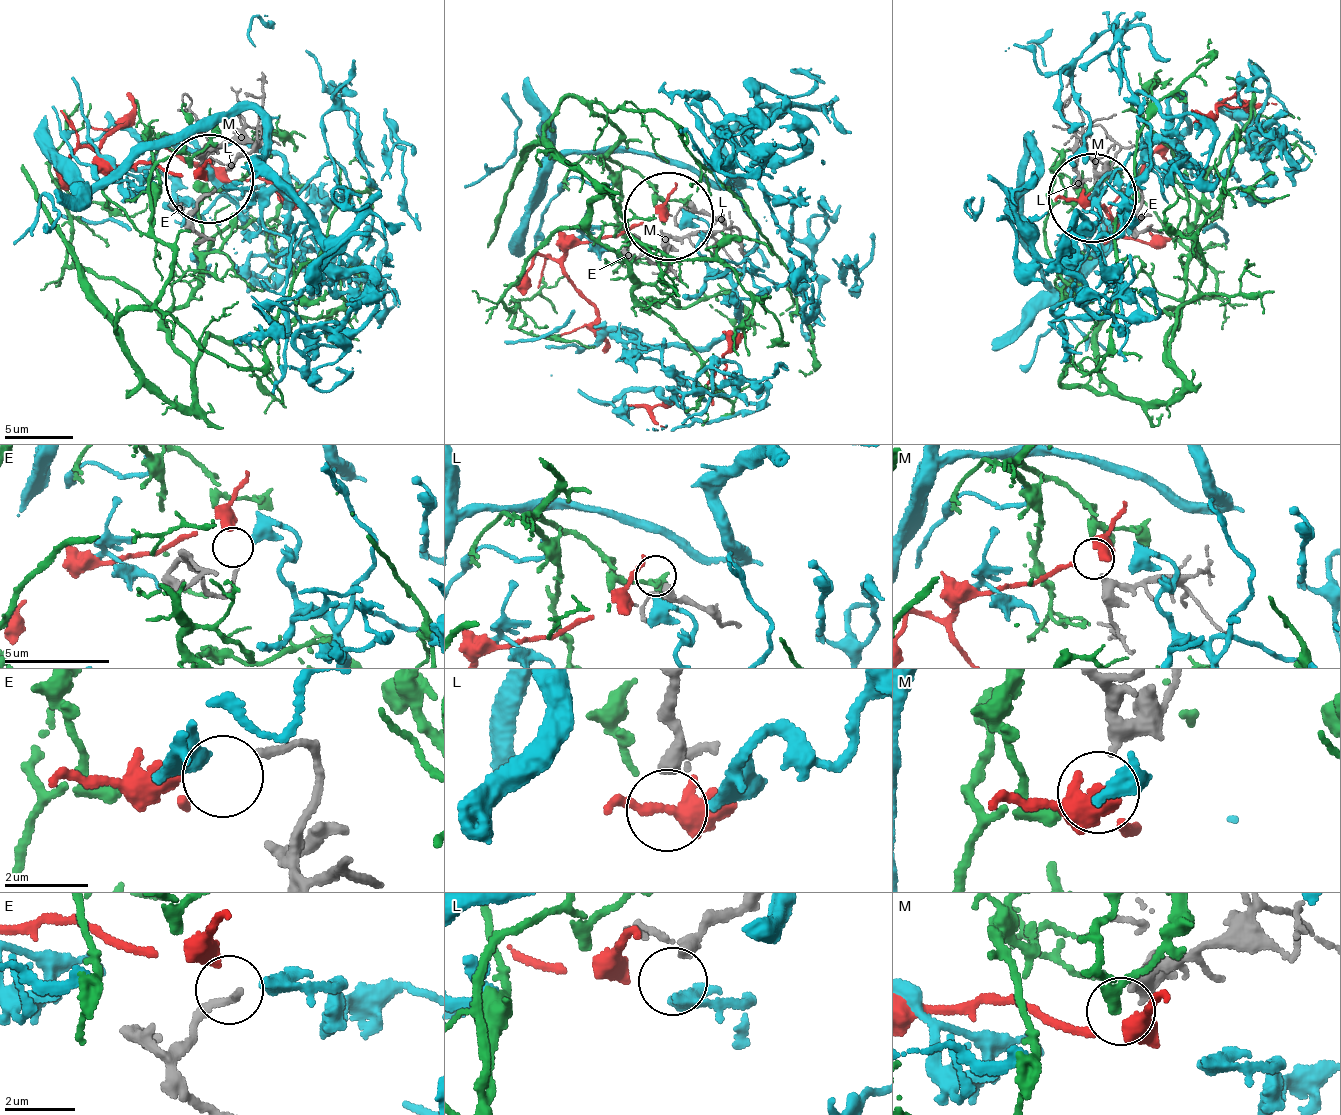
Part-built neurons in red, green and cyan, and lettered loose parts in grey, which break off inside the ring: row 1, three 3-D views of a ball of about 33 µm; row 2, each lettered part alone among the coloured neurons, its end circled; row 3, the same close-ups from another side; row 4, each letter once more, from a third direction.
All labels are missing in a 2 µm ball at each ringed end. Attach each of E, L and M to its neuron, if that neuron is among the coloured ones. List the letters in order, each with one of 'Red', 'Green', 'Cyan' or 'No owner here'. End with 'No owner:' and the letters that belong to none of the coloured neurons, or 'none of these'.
E: Cyan
L: No owner here
M: Green
No owner: L

